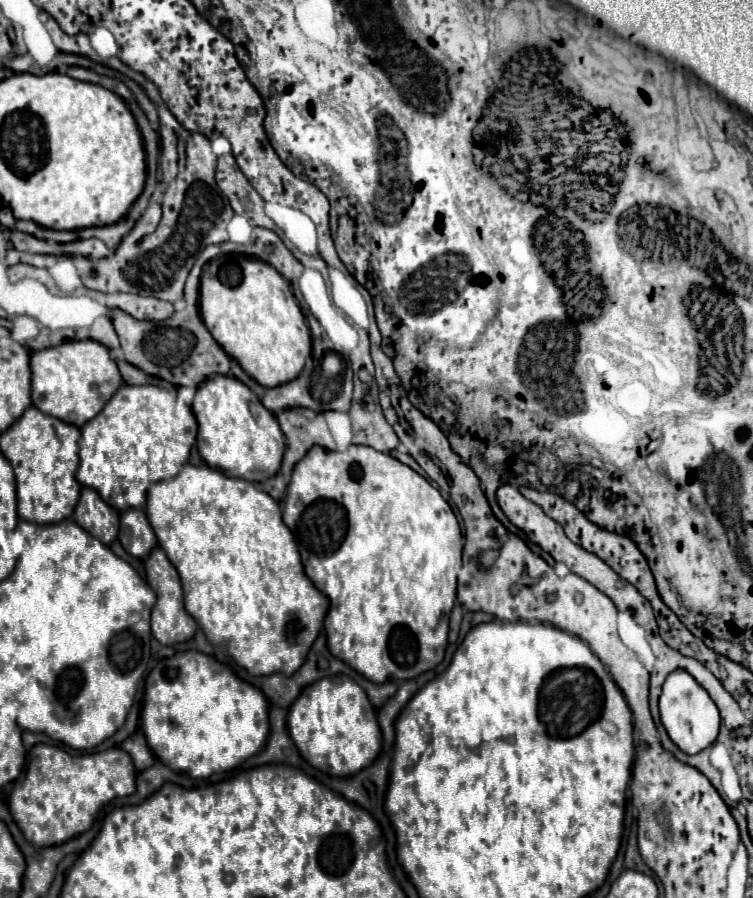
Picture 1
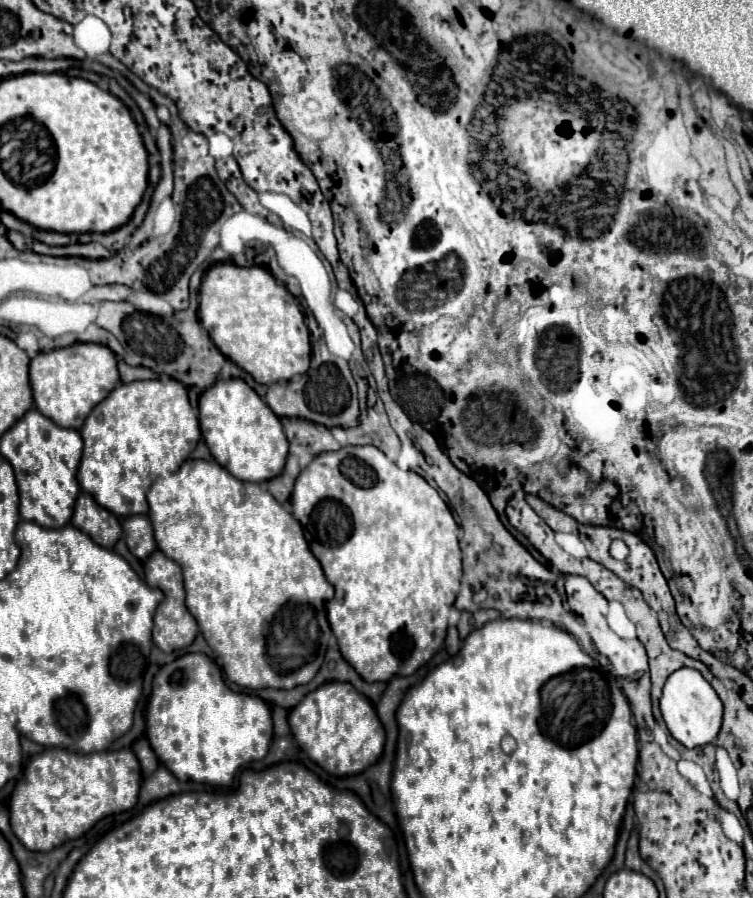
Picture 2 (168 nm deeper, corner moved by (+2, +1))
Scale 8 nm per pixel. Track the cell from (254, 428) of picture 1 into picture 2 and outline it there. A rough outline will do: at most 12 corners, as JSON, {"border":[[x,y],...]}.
{"border":[[242,379],[200,397],[202,437],[236,479],[282,473],[288,439]]}

